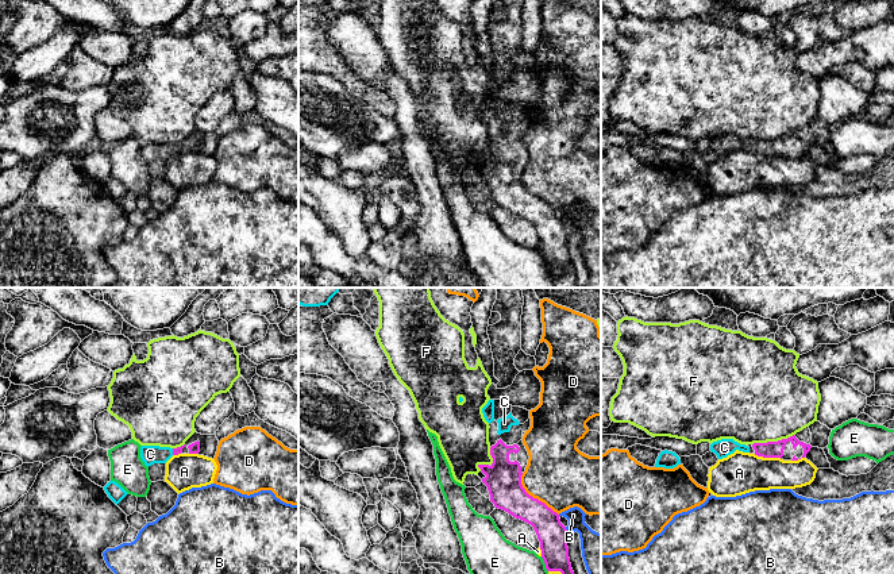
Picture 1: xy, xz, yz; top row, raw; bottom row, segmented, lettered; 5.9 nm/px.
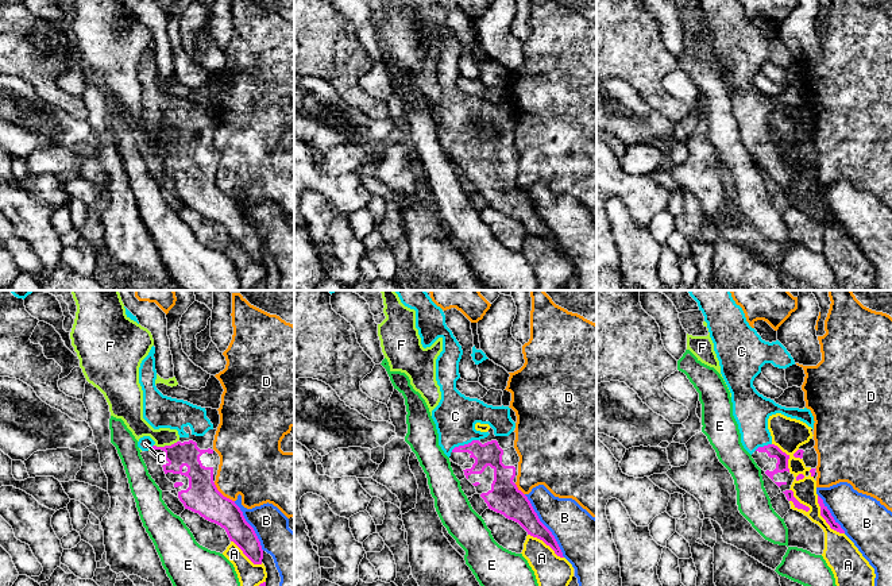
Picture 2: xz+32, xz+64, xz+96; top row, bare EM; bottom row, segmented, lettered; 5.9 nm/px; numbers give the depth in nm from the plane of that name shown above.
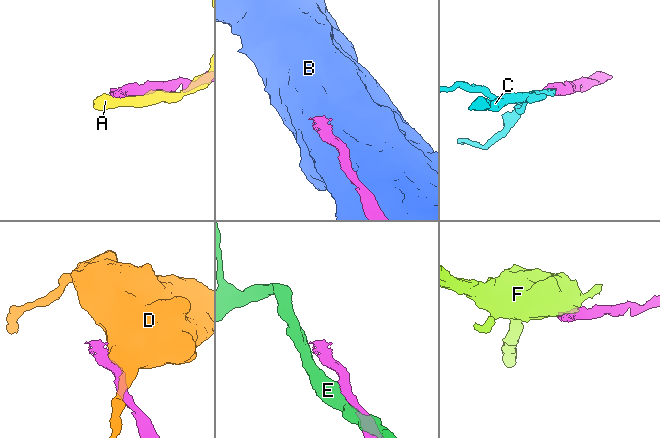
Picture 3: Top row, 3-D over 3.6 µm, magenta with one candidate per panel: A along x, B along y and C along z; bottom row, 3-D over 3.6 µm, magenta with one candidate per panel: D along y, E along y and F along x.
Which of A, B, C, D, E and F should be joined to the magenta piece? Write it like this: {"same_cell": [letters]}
{"same_cell": ["C"]}

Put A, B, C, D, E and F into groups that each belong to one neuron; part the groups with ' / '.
A / B / C / D / E / F

